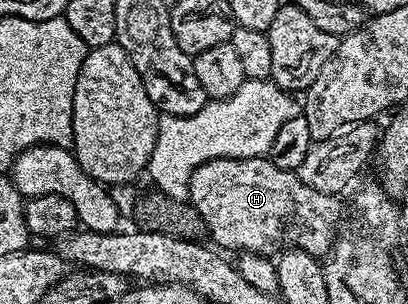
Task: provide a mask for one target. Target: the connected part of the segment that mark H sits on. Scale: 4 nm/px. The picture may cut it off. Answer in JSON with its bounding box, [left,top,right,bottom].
[188,155,342,259]

